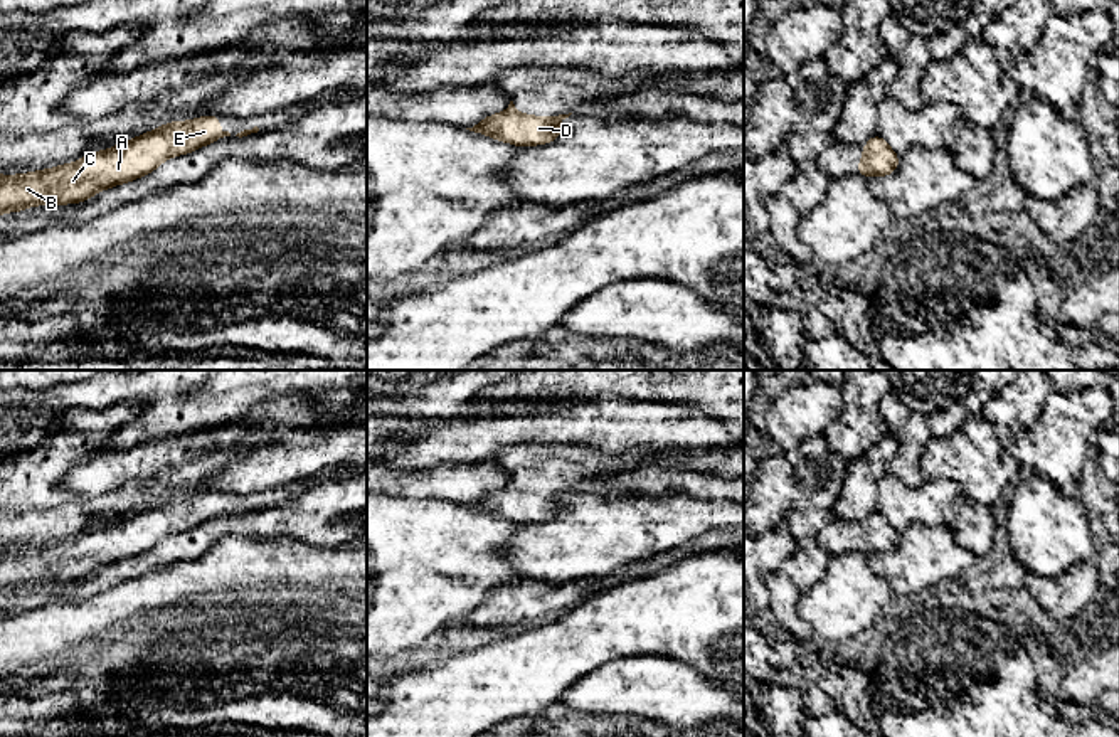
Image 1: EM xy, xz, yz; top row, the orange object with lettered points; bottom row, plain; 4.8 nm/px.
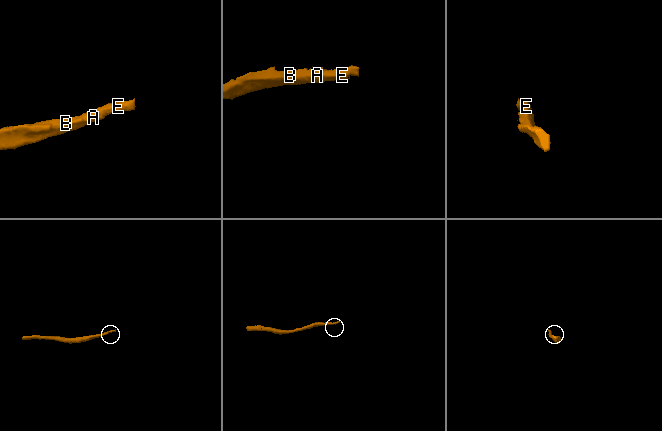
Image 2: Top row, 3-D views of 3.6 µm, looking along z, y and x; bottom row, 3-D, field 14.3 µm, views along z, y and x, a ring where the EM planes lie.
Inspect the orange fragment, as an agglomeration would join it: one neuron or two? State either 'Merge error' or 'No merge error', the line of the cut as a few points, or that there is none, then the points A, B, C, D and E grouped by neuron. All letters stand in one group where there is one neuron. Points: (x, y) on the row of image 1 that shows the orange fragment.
No merge error. No split. Groups: A B C D E

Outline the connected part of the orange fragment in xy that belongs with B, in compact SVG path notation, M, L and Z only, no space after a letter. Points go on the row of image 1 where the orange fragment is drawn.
M217 114L172 121L126 143L89 153L76 163L22 175L0 175L0 214L32 205L81 204L94 194L133 182L156 170L167 158L192 153L231 136L219 128Z

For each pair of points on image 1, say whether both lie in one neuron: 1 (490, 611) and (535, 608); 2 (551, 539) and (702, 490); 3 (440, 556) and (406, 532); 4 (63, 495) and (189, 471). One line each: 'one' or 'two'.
1: one
2: two
3: one
4: two

